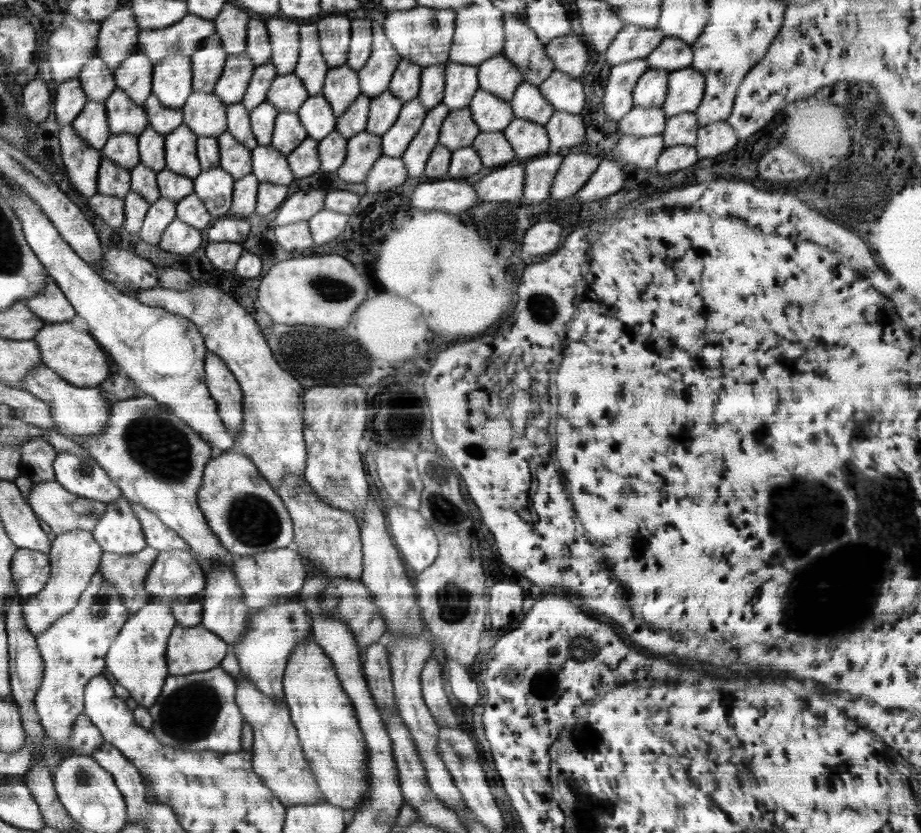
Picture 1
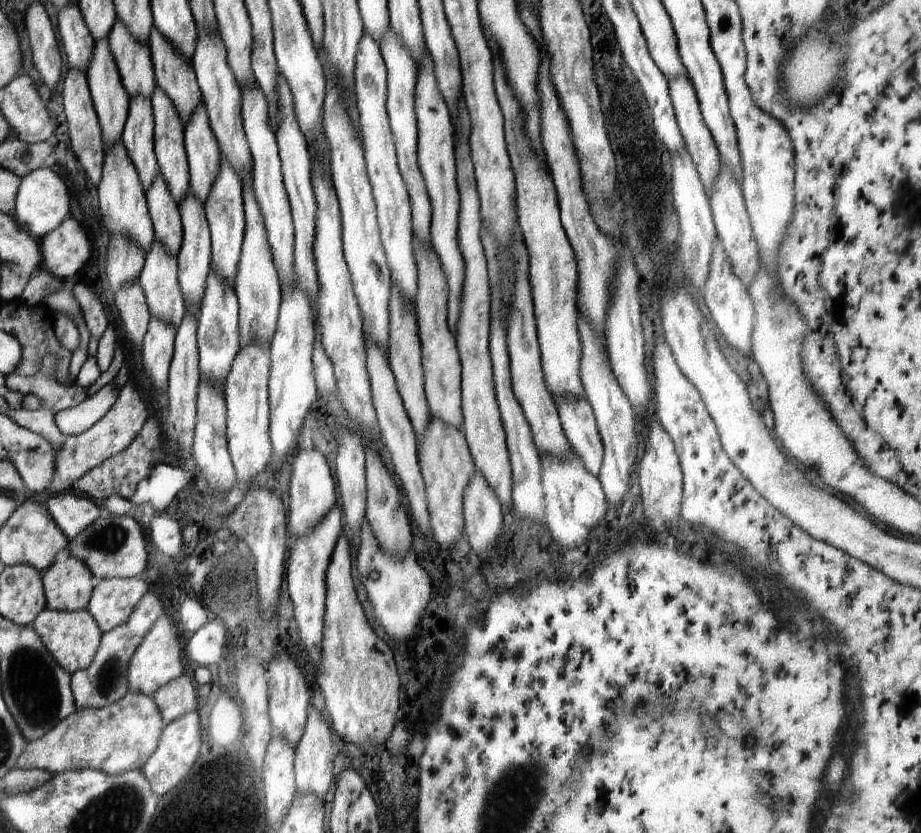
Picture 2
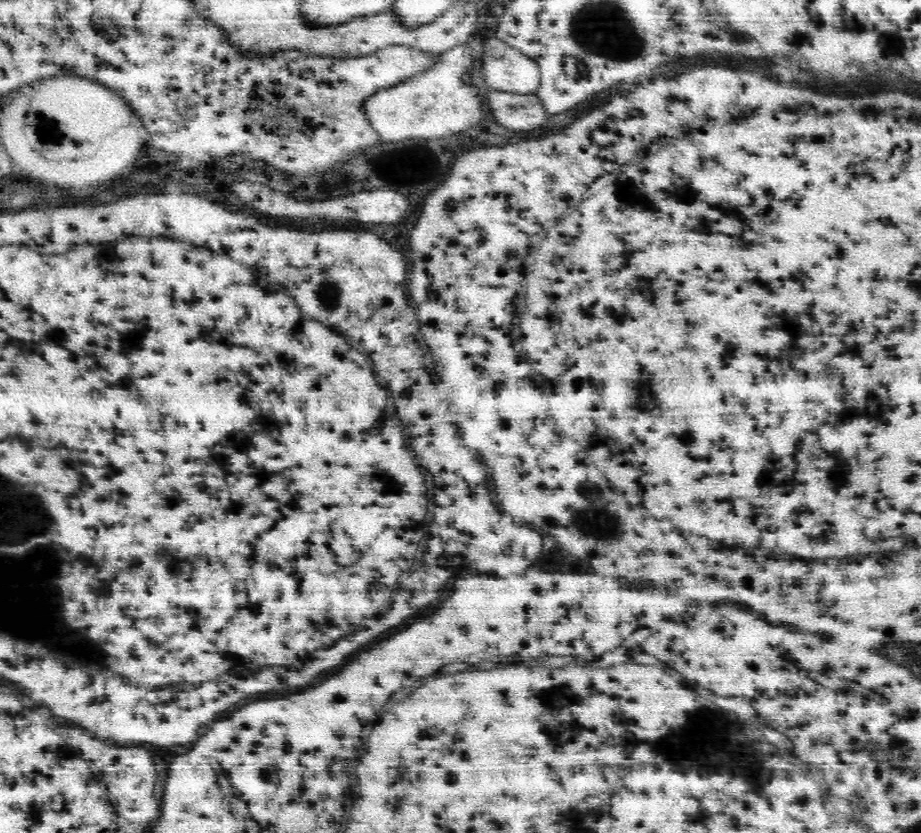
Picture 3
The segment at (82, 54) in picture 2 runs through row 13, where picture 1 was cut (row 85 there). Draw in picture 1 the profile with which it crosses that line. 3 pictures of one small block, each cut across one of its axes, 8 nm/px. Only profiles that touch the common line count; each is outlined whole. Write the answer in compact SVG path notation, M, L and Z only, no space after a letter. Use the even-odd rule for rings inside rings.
M78 79L59 84L56 98L52 101L52 111L56 114L56 122L60 126L71 124L86 106L86 102L86 94Z

